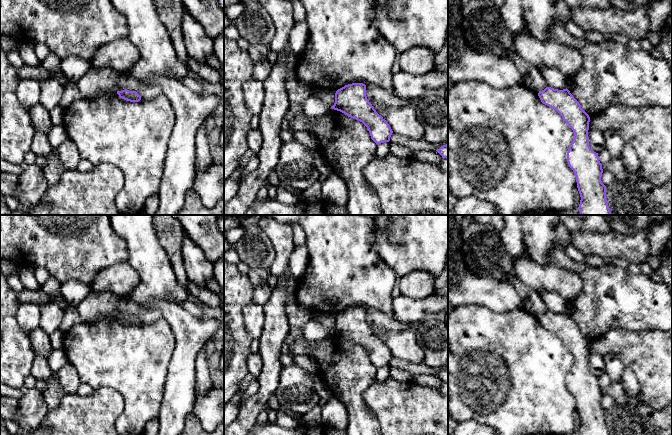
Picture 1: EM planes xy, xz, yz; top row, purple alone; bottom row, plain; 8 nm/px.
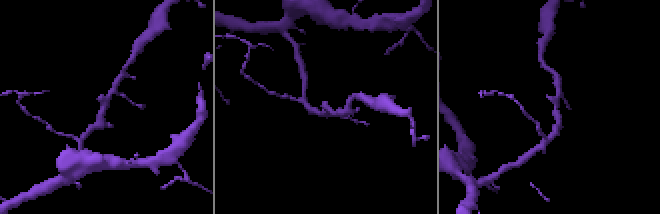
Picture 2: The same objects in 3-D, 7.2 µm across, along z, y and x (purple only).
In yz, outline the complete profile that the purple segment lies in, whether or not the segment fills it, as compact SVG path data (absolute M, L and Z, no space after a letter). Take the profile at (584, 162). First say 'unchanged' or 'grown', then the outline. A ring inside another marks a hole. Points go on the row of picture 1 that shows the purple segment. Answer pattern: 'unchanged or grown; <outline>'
unchanged; M546 87L538 93L541 102L555 109L563 120L573 130L573 142L567 152L567 162L576 176L577 188L581 197L578 210L581 215L611 215L608 201L606 199L606 186L601 181L603 173L602 164L599 161L598 153L589 146L589 115L581 108L579 102L566 88L563 90Z

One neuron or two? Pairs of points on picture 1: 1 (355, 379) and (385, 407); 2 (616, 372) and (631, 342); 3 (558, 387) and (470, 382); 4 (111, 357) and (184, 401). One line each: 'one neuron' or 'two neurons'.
1: two neurons
2: two neurons
3: one neuron
4: two neurons

